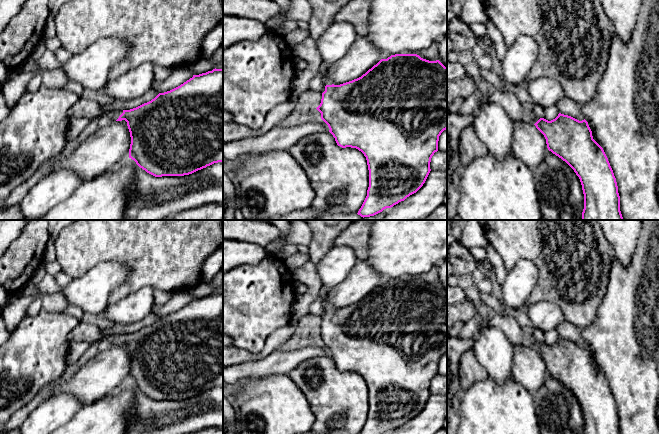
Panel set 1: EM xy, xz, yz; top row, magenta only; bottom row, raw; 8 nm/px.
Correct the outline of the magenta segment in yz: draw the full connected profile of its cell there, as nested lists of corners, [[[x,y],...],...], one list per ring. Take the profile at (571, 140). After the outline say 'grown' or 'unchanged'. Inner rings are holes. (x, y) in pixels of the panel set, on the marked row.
[[[496,88],[493,92],[489,93],[487,101],[489,103],[500,105],[513,122],[522,121],[535,125],[544,135],[548,150],[565,161],[574,170],[580,179],[584,194],[584,209],[581,220],[623,220],[620,211],[620,196],[613,170],[603,148],[593,139],[592,131],[585,119],[579,121],[571,116],[561,113],[551,121],[544,118],[539,119],[532,110],[523,107],[513,90]]]; grown

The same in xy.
[[[223,69],[193,75],[180,86],[159,93],[151,101],[130,110],[109,110],[98,118],[99,127],[114,121],[127,122],[131,144],[129,158],[147,173],[155,176],[184,176],[223,162]]]; grown

